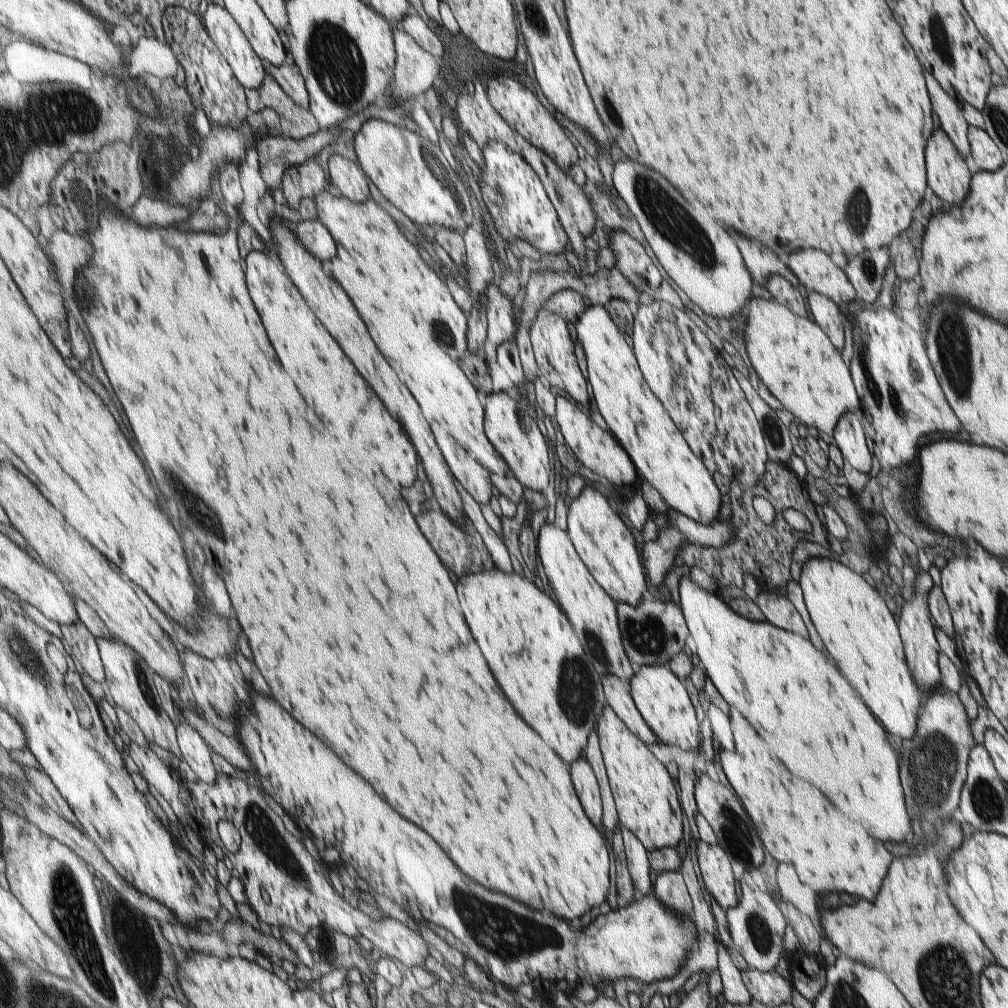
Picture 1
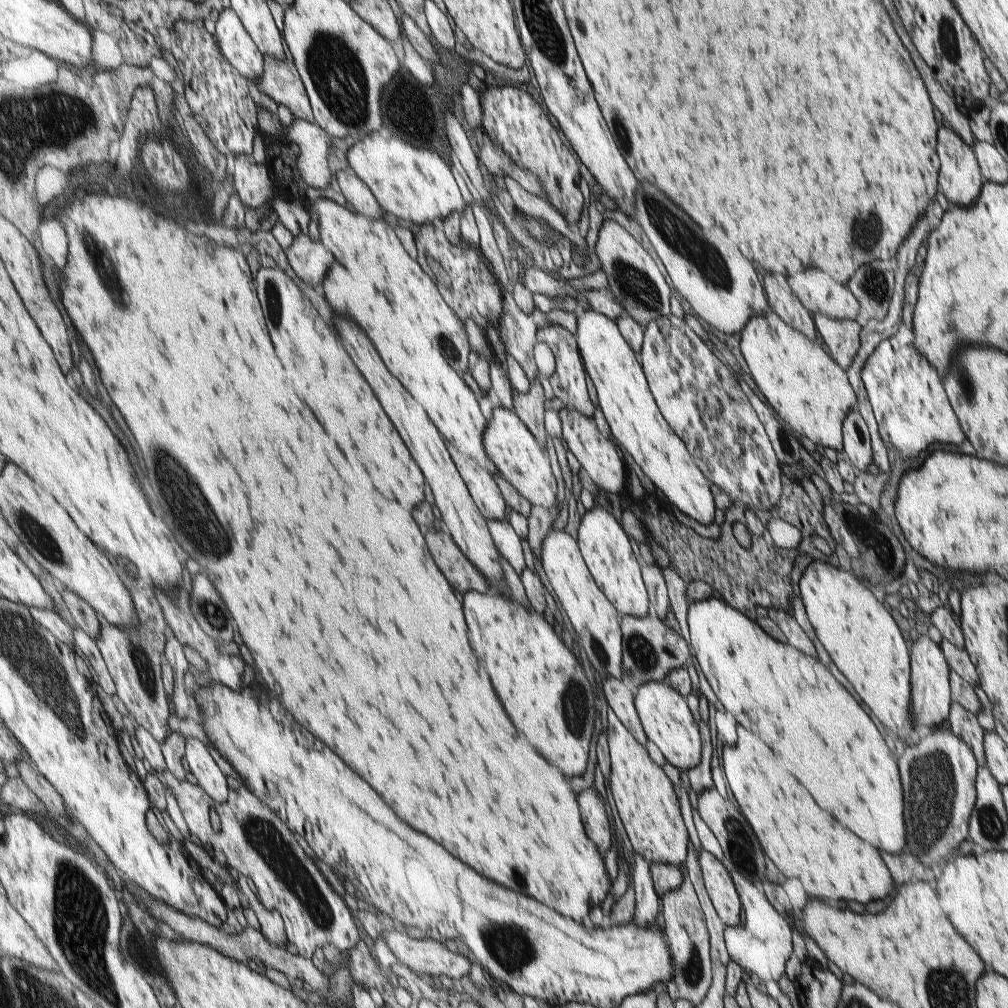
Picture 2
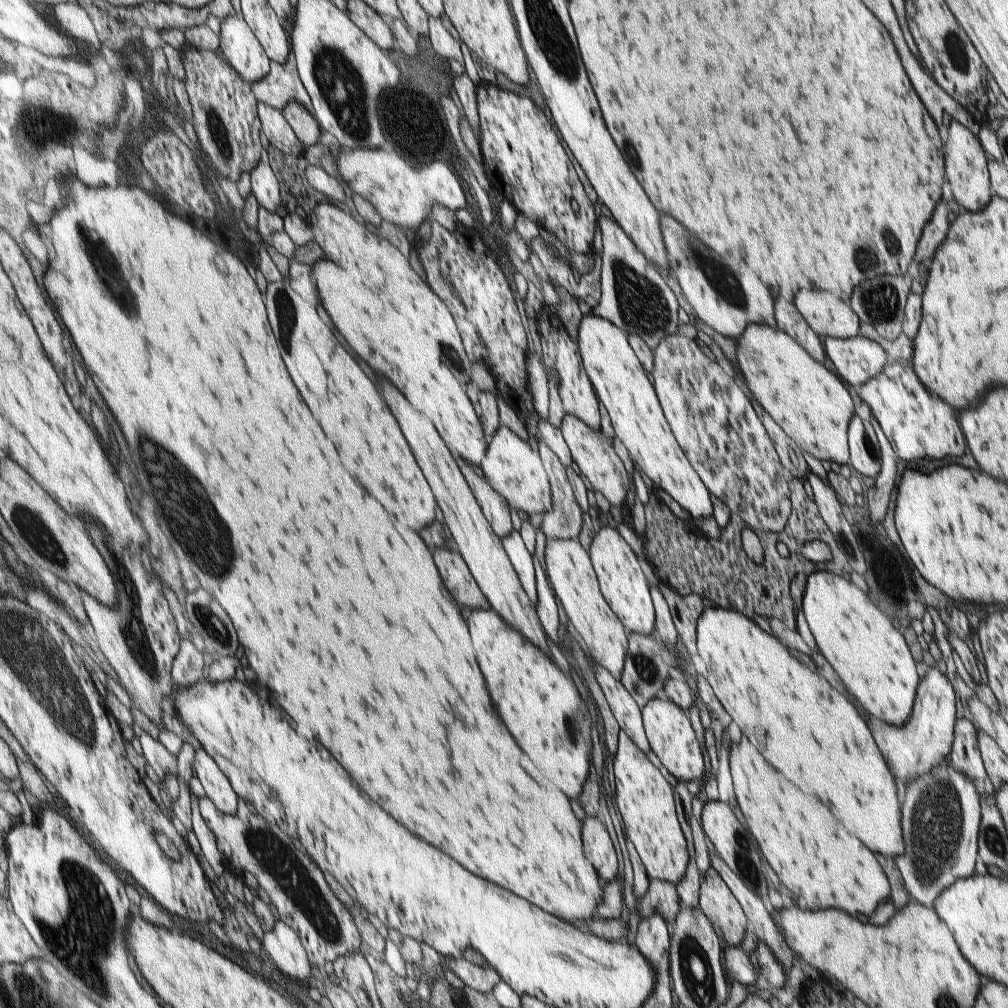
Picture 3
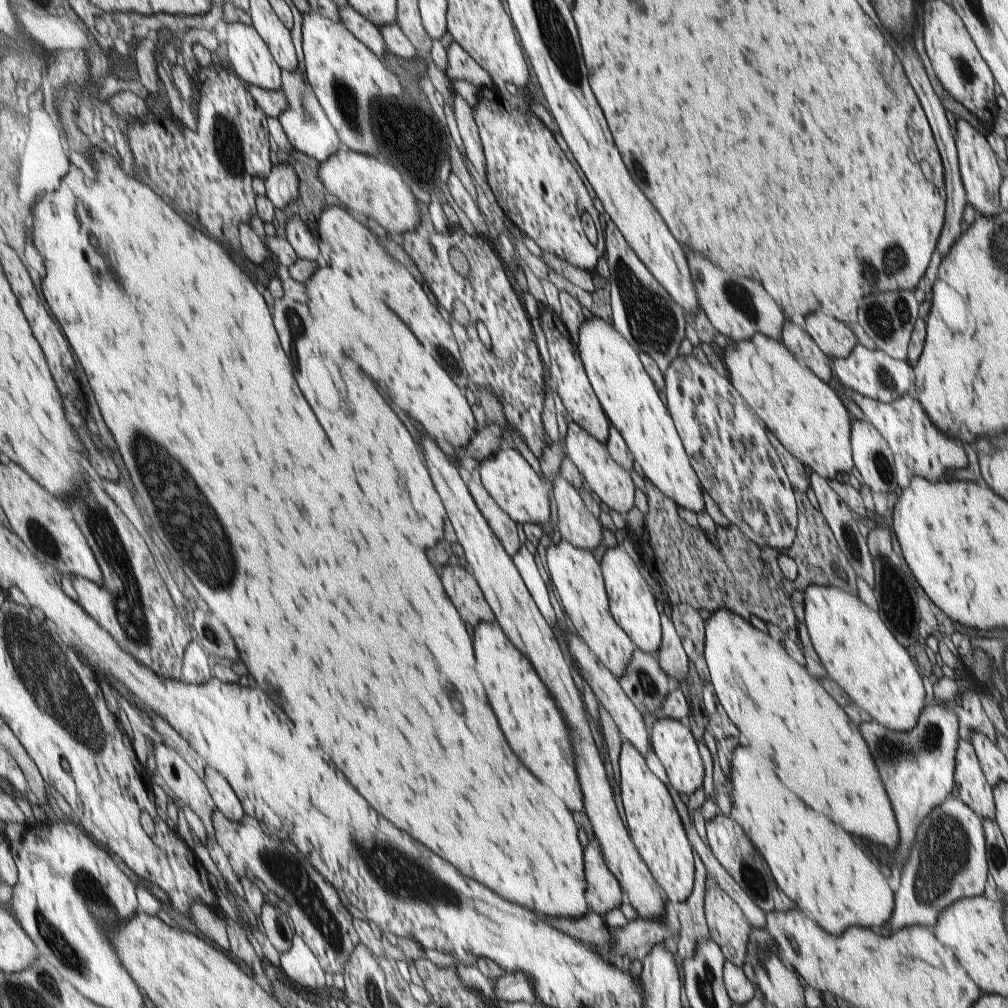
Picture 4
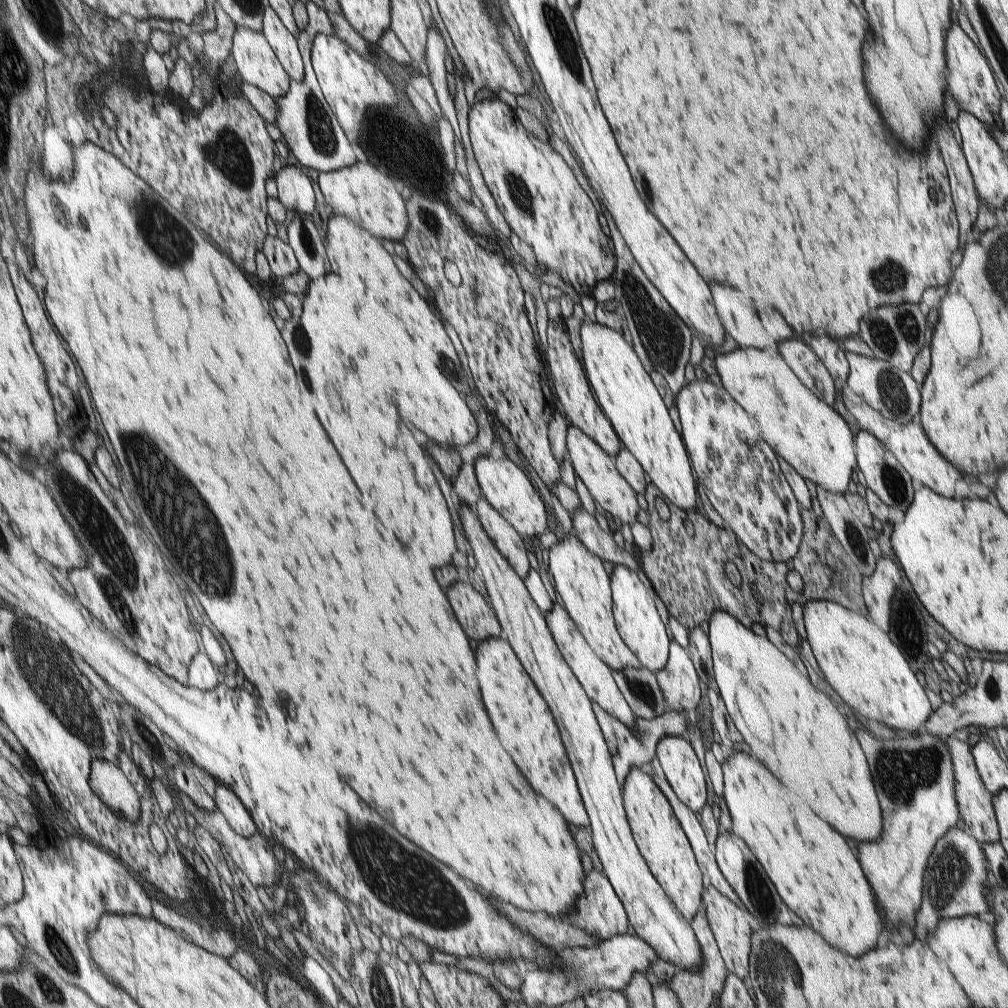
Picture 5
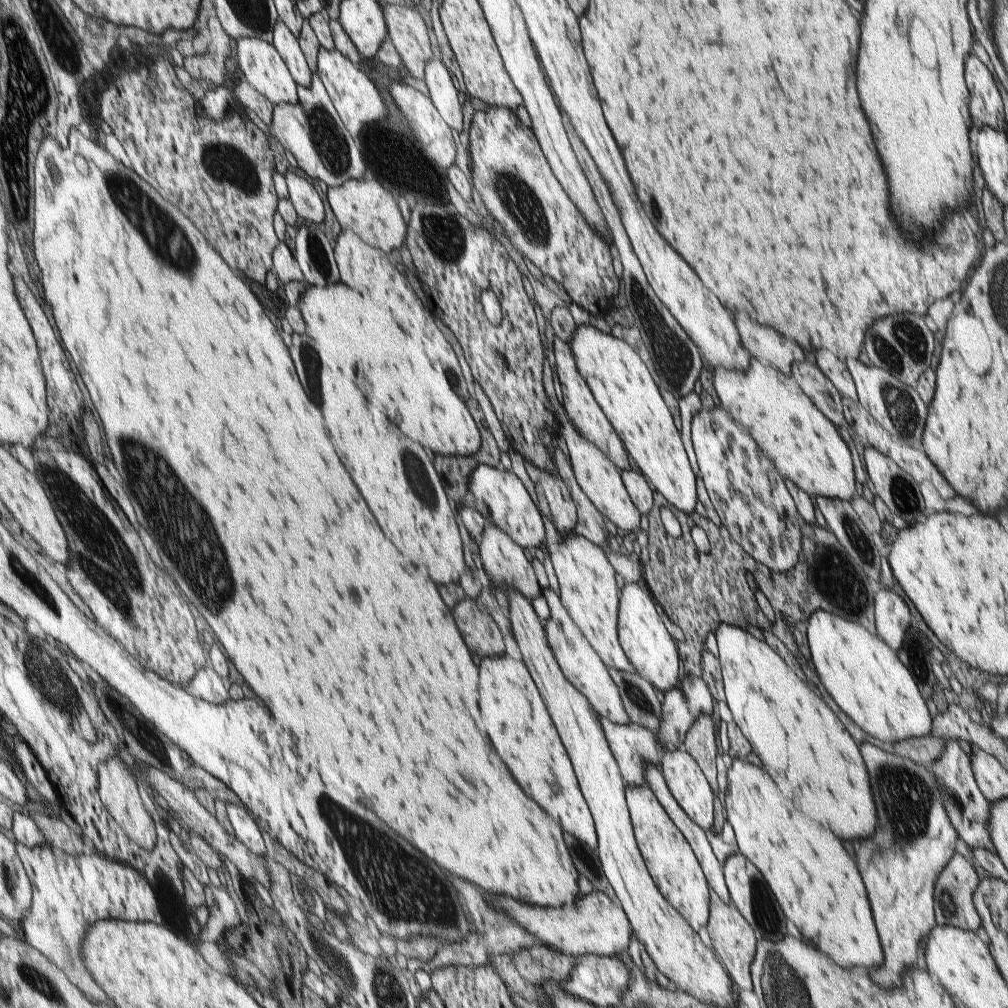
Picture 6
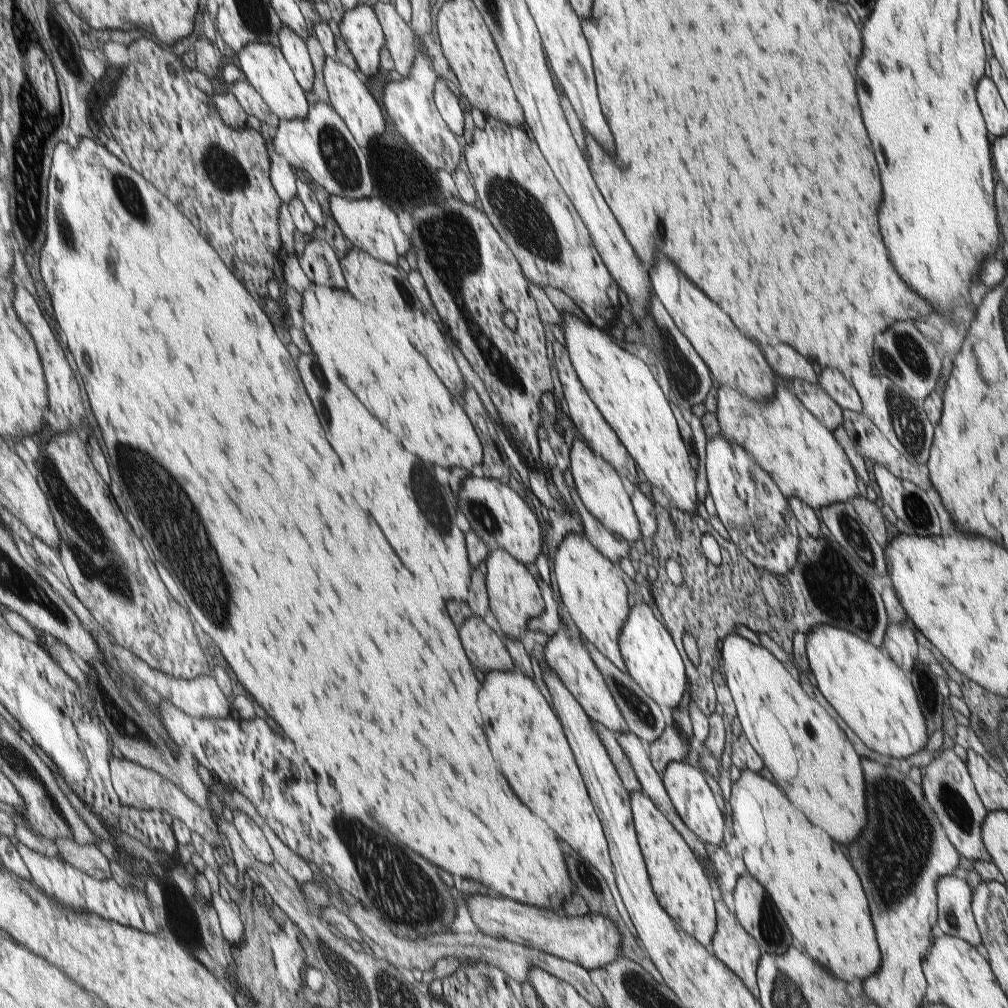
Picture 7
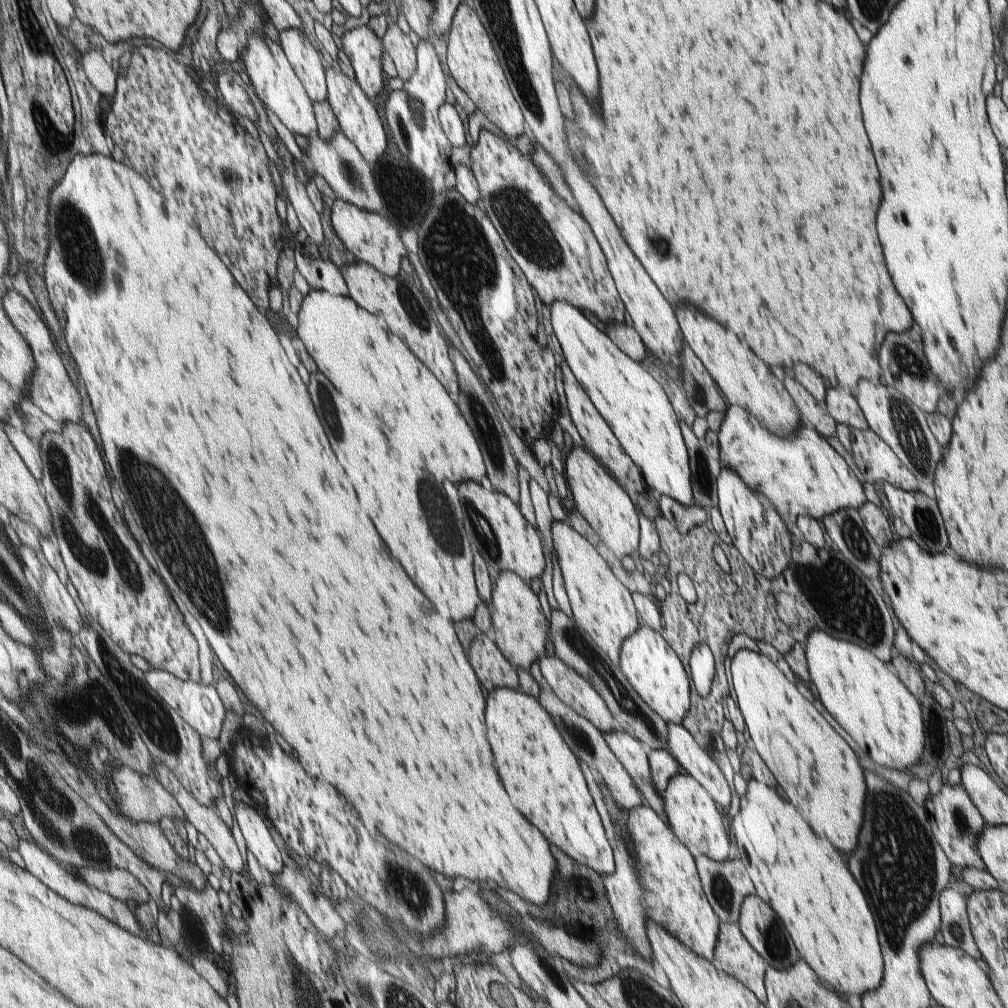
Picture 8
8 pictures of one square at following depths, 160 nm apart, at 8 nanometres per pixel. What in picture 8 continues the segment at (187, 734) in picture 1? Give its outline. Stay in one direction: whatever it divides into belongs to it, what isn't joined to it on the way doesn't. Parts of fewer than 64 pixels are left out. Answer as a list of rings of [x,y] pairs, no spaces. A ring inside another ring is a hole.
[[[237,801],[234,812],[247,848],[257,858],[266,875],[281,874],[286,866],[282,850],[275,844],[267,822],[257,812],[257,806]]]

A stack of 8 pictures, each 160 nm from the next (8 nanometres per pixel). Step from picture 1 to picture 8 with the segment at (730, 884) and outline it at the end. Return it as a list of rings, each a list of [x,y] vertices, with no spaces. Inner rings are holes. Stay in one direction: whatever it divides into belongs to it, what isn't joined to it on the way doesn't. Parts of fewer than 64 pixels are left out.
[[[719,924],[717,944],[713,950],[711,963],[718,971],[723,971],[737,979],[737,982],[743,983],[761,1003],[766,1002],[763,972],[767,965],[749,946],[737,924]]]

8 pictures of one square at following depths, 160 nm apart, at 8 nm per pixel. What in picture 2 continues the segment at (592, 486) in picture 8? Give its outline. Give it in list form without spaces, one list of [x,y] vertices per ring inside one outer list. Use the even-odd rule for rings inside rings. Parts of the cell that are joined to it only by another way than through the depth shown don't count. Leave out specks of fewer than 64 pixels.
[[[563,408],[558,410],[558,417],[562,430],[561,442],[565,443],[566,449],[575,456],[581,468],[587,472],[599,490],[619,494],[625,484],[625,468],[621,458],[617,456],[615,446],[599,434],[591,417],[587,418],[575,409]]]

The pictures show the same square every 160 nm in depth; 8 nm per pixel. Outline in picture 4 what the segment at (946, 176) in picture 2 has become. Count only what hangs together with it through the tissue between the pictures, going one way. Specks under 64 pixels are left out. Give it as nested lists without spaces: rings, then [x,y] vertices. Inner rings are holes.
[[[956,117],[955,139],[958,169],[960,179],[966,194],[968,204],[977,212],[977,214],[992,217],[998,215],[1002,208],[999,200],[999,187],[1002,181],[1001,163],[995,153],[991,151],[990,139],[983,136],[969,123],[960,117]]]

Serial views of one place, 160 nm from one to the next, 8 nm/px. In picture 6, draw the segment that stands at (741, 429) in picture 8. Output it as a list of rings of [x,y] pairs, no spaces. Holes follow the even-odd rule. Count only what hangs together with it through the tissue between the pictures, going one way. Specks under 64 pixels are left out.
[[[750,359],[750,365],[745,372],[728,371],[718,367],[712,372],[712,384],[720,407],[736,423],[752,435],[752,439],[760,447],[761,452],[774,464],[781,478],[793,480],[805,494],[809,496],[825,496],[825,498],[841,498],[849,500],[855,492],[853,488],[853,468],[851,454],[843,444],[840,434],[835,432],[831,424],[813,403],[803,394],[791,376],[785,376],[776,369],[776,364],[760,363]]]

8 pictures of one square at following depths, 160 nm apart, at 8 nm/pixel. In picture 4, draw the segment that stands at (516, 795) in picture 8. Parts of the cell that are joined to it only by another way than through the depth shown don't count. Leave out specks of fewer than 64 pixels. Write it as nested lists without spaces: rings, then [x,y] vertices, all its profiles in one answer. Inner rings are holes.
[[[478,622],[473,638],[477,638],[477,674],[481,674],[485,690],[489,690],[489,702],[493,702],[497,718],[501,718],[501,730],[505,730],[505,740],[513,746],[513,754],[517,754],[517,758],[521,758],[521,762],[525,762],[525,766],[529,766],[529,770],[533,770],[533,774],[559,798],[565,798],[569,810],[581,812],[582,794],[575,778],[571,743],[565,721],[549,691],[497,622]]]

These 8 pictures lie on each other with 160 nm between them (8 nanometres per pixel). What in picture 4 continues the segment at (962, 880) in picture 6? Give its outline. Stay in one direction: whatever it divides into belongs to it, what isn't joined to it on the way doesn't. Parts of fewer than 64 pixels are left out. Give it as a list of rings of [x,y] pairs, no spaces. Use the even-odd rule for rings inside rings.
[[[952,792],[920,823],[910,856],[901,867],[895,895],[897,906],[893,906],[893,922],[889,924],[893,928],[913,924],[932,928],[941,911],[952,903],[983,895],[987,864],[979,817]]]

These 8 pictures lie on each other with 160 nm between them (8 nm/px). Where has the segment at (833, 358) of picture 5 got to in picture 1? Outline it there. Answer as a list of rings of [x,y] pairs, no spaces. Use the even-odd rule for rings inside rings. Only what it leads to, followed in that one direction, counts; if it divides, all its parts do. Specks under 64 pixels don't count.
[[[803,249],[793,252],[791,256],[787,256],[786,267],[797,280],[796,284],[801,282],[808,293],[819,293],[825,298],[832,300],[836,305],[849,304],[849,302],[853,301],[855,291],[847,280],[844,271],[839,270],[829,258],[825,258],[823,252],[819,252],[817,249]]]

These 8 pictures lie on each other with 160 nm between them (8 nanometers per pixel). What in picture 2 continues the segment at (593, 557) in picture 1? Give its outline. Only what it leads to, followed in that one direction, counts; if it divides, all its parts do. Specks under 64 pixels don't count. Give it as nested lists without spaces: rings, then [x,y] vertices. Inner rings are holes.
[[[593,507],[586,511],[579,522],[576,543],[597,588],[615,608],[619,618],[643,618],[647,614],[648,594],[645,594],[644,582],[641,582],[643,574],[639,574],[639,564],[631,552],[631,544],[627,540],[627,535],[613,520],[613,516],[609,516],[601,507]]]

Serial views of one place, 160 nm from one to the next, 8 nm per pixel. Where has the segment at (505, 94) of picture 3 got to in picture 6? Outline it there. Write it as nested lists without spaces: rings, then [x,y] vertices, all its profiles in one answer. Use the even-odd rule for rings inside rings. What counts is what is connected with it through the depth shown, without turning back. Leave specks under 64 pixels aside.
[[[487,106],[485,110],[474,110],[468,133],[468,158],[470,159],[471,182],[475,190],[477,190],[477,194],[479,194],[481,202],[483,202],[489,216],[497,220],[499,226],[503,229],[503,234],[509,239],[511,246],[515,248],[522,258],[530,260],[537,266],[542,275],[549,276],[549,278],[561,284],[569,298],[571,298],[572,302],[577,306],[586,310],[588,314],[593,314],[593,316],[599,316],[600,314],[603,318],[605,312],[609,310],[611,298],[617,294],[617,288],[619,288],[619,282],[617,282],[617,278],[615,278],[615,274],[613,274],[613,264],[611,264],[611,256],[609,256],[610,248],[608,247],[607,240],[602,239],[600,235],[585,222],[583,215],[577,210],[575,203],[568,197],[567,192],[560,185],[560,181],[552,173],[552,169],[548,165],[543,151],[540,149],[540,144],[535,142],[535,137],[529,128],[525,128],[525,126],[515,118],[514,112],[509,112],[509,109]]]

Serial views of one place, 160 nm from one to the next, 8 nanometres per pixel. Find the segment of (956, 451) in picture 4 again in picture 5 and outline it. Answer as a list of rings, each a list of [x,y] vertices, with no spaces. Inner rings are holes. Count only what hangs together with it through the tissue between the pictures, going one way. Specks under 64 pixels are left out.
[[[846,384],[842,385],[842,394],[843,404],[851,413],[851,416],[855,418],[855,422],[860,425],[860,430],[868,432],[879,440],[881,444],[884,444],[910,478],[919,480],[923,487],[936,491],[937,494],[941,494],[945,498],[953,498],[955,482],[961,478],[961,474],[949,462],[945,462],[945,459],[940,455],[940,451],[925,436],[920,424],[900,425],[895,421],[884,419],[881,414],[867,406]]]

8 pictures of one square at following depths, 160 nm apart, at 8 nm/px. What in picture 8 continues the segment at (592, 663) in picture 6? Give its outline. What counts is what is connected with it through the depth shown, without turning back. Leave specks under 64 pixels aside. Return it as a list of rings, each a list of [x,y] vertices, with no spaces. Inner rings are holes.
[[[553,655],[542,658],[539,668],[552,693],[565,706],[587,719],[602,733],[616,728],[600,694],[575,670]]]

